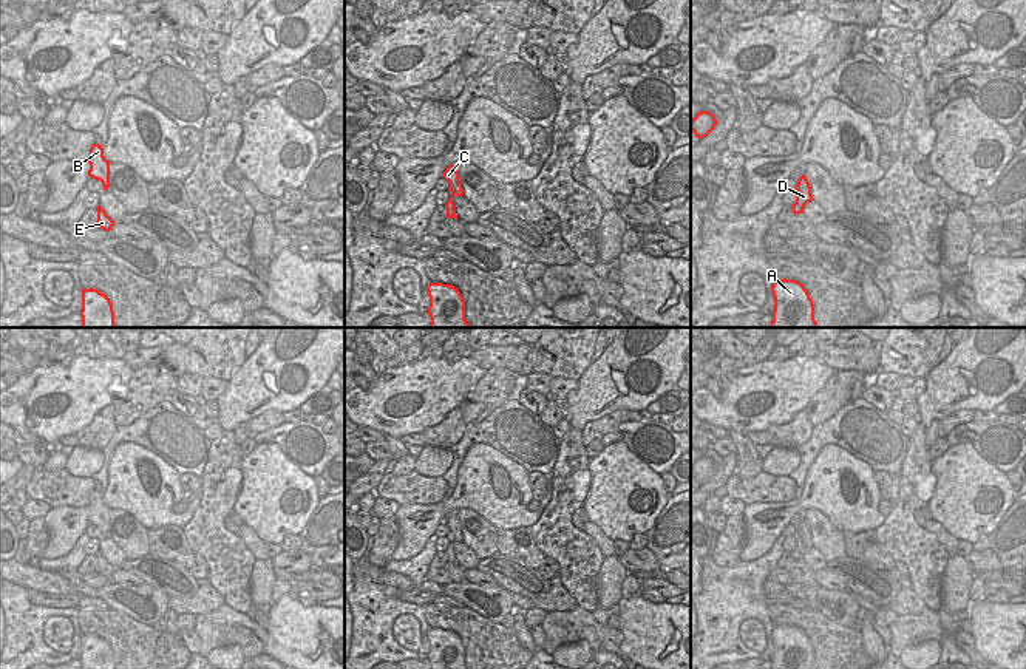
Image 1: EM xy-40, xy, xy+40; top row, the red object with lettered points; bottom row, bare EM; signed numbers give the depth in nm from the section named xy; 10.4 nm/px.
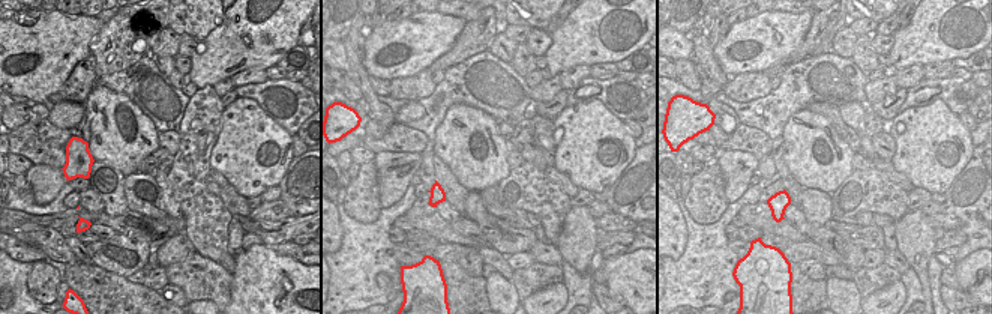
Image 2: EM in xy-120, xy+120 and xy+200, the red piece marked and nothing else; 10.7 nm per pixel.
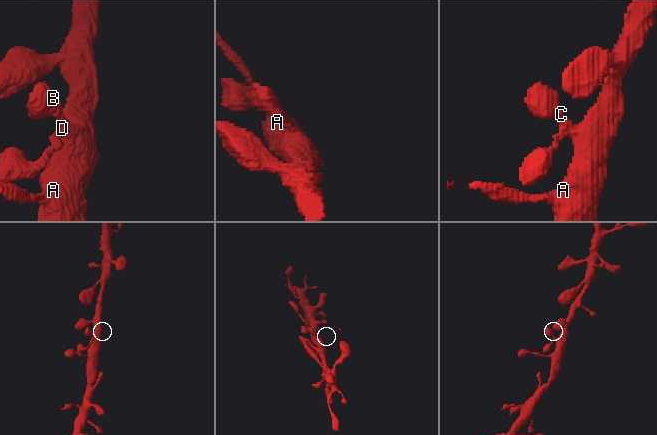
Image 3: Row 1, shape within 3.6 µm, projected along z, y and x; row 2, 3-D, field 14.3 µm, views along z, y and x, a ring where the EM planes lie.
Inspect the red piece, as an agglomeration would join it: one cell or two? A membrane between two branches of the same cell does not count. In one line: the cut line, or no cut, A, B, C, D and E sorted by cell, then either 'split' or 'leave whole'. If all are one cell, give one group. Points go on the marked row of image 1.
cut none; groups A B C D E; leave whole

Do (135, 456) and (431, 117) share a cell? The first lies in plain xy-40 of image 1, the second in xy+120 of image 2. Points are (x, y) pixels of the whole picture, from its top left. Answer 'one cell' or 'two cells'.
two cells

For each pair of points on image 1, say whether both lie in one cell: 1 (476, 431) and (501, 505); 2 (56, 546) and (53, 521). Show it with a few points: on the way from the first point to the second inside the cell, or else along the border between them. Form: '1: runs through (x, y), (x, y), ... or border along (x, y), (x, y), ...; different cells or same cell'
1: border along (512, 459), (489, 445), (473, 444), (456, 470); different cells
2: runs through (56, 539), (56, 527); same cell

